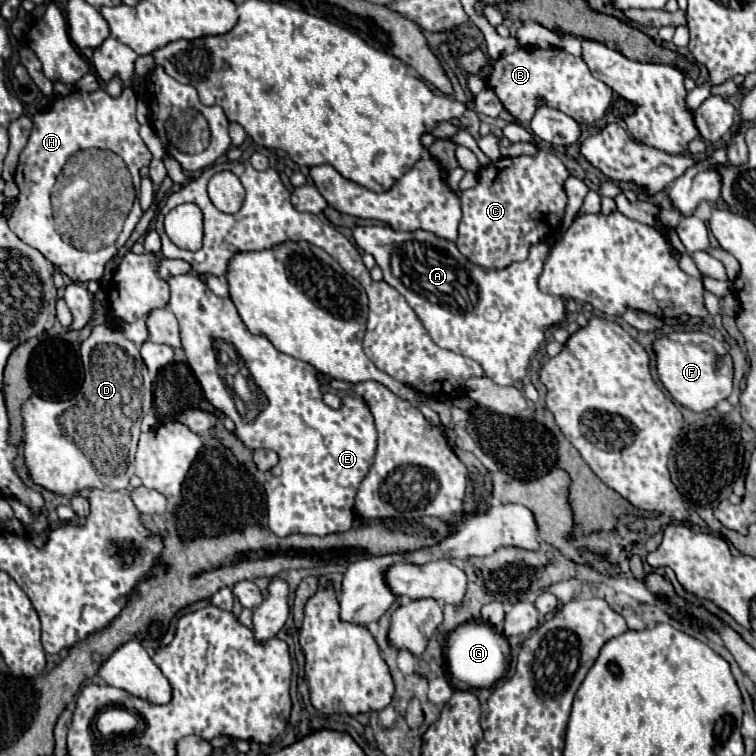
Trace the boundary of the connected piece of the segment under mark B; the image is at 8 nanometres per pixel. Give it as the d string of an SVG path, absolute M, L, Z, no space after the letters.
M519 47L515 53L505 55L495 63L491 75L487 77L487 85L497 93L505 109L521 123L527 123L533 117L537 99L545 99L545 103L561 109L577 123L593 125L605 115L613 97L613 91L591 75L581 57L573 57L563 49Z

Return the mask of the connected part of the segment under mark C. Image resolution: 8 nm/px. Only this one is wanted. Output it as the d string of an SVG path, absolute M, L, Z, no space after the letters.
M539 149L533 157L503 157L487 167L479 169L479 183L477 187L465 191L461 195L463 205L463 219L459 223L459 239L457 249L473 263L485 269L493 267L507 267L513 261L525 259L529 255L529 247L537 243L537 239L547 239L555 233L563 219L567 195L563 191L563 181L569 177L565 165L551 153Z

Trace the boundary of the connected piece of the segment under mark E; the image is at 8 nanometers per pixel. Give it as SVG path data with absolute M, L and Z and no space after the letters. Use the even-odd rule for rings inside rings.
M193 273L171 275L167 283L171 287L169 309L179 321L183 351L207 401L235 421L235 433L247 449L273 449L279 455L277 465L267 471L265 481L269 529L277 537L349 531L355 519L353 501L359 483L375 457L373 439L377 439L377 431L373 415L367 411L367 403L359 397L343 397L337 411L327 407L323 403L315 367L277 351L265 337L251 335L231 299L213 295L213 291ZM215 339L231 343L239 351L255 385L267 397L265 409L251 421L239 415L232 393L217 373Z

